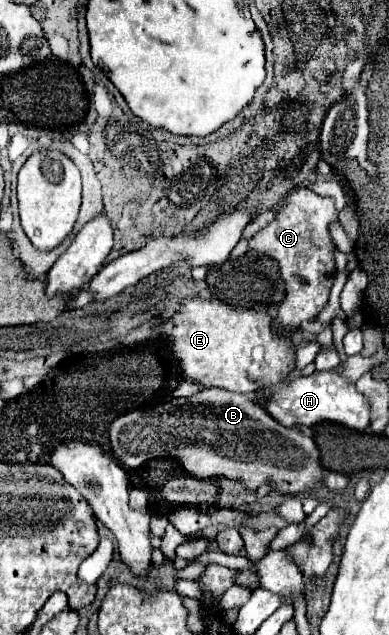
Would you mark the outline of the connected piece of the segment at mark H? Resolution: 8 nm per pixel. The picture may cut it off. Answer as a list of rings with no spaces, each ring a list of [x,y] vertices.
[[[339,368],[327,372],[315,372],[313,376],[297,376],[291,384],[279,384],[273,392],[271,400],[265,404],[265,410],[277,418],[283,426],[313,426],[317,422],[329,420],[343,424],[353,430],[369,428],[369,408],[365,398],[349,384],[341,374]]]

